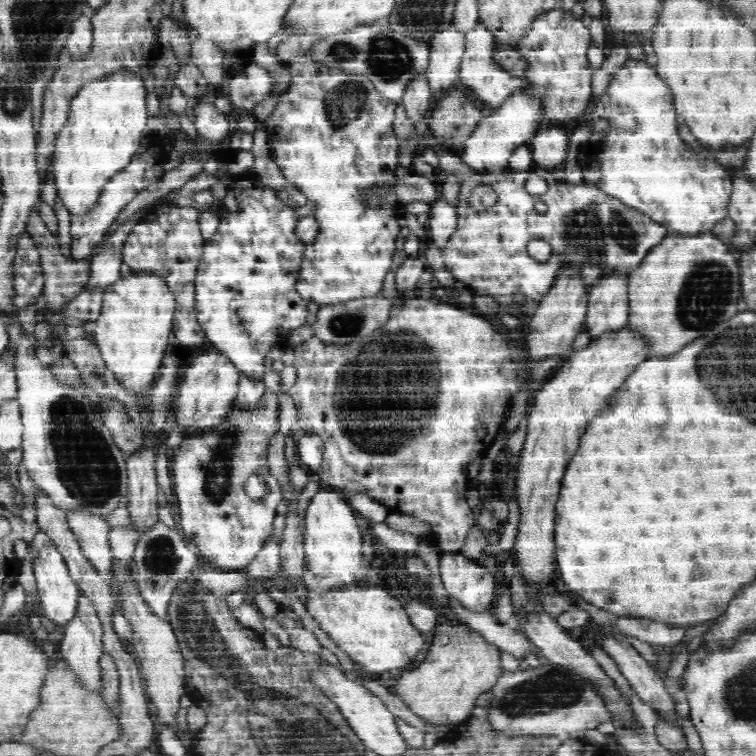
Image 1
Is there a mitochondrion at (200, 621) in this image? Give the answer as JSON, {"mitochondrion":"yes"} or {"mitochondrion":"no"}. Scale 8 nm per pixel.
{"mitochondrion":"yes"}

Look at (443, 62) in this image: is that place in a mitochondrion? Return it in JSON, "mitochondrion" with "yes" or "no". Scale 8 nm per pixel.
{"mitochondrion":"no"}

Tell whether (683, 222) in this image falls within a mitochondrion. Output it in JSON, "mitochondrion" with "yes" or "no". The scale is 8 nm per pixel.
{"mitochondrion":"no"}

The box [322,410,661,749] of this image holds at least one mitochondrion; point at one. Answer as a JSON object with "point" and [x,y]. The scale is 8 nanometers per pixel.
{"point":[553,690]}

